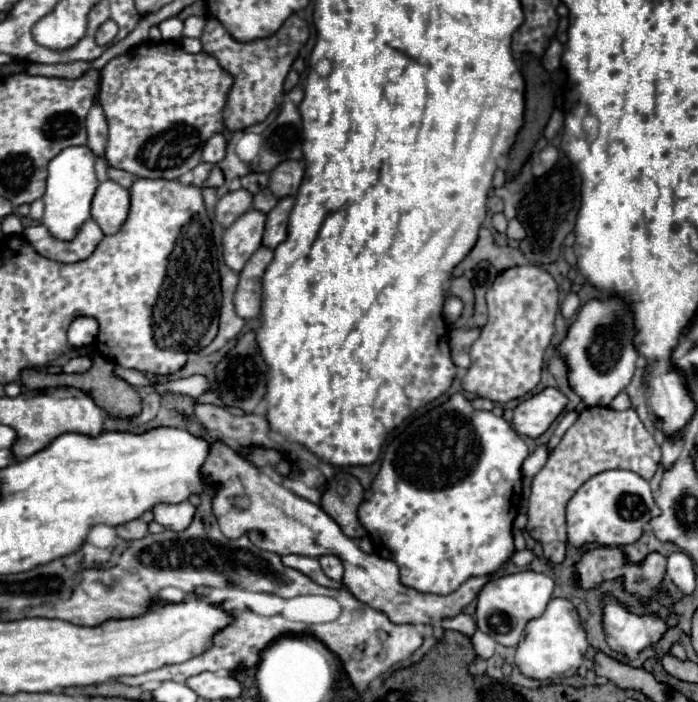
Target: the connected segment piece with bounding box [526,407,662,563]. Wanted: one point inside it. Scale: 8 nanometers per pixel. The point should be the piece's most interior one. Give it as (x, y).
(601, 438)

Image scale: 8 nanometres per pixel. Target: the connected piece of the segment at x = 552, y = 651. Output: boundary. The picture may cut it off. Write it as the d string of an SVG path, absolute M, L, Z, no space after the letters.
M550 599L546 611L540 617L528 621L524 637L516 649L516 665L526 677L546 681L570 671L574 673L580 667L586 649L586 631L578 619L574 605L568 599Z

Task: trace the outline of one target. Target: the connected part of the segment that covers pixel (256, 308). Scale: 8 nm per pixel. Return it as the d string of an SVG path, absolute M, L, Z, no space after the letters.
M260 247L240 271L240 283L236 289L234 305L236 313L242 319L254 319L262 311L262 275L270 265L274 251L268 247Z

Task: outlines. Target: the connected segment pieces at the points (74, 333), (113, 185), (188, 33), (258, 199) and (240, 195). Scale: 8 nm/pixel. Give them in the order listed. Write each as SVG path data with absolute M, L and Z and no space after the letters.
M78 317L72 321L68 329L68 343L72 347L86 347L92 345L98 335L98 323L92 317Z
M104 181L98 185L92 199L92 219L104 231L104 235L116 233L128 217L130 195L128 189L120 187L116 181Z
M188 17L188 19L184 21L182 39L186 39L186 37L202 37L204 25L206 25L206 19L204 19L204 17Z
M262 189L260 193L254 195L254 209L262 211L262 213L272 211L272 207L276 207L276 203L278 203L278 199L272 195L270 189Z
M238 189L232 193L226 193L218 205L216 205L216 221L226 229L230 227L244 211L252 209L252 193L246 189Z

